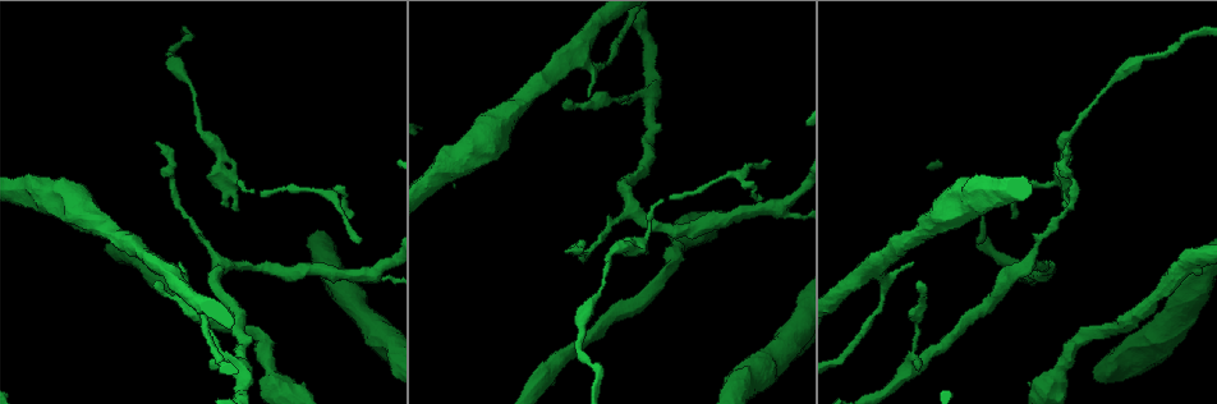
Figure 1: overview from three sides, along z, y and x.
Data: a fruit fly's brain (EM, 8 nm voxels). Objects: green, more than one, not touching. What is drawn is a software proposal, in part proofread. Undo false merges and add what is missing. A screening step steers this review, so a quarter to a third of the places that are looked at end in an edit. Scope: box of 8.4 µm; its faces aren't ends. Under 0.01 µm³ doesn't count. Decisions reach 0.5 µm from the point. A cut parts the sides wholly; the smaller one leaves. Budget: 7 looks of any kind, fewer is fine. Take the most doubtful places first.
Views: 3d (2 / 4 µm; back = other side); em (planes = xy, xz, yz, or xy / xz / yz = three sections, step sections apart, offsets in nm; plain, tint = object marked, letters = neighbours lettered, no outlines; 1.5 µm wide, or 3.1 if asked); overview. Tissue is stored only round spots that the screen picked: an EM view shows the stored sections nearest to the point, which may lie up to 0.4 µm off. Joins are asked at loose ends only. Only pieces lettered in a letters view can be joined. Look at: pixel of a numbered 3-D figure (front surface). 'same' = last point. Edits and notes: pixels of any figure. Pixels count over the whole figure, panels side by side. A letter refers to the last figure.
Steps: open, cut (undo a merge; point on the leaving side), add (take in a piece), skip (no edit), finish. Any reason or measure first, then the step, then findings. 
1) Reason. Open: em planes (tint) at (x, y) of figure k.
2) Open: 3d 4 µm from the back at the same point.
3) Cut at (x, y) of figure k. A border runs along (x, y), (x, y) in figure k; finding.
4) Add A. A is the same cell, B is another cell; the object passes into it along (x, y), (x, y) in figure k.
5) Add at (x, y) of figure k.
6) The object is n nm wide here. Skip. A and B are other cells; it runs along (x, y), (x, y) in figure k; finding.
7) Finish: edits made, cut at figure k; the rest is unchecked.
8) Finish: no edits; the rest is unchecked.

Free end. Open: 3d 4 µm at (156, 142) of figure 1.

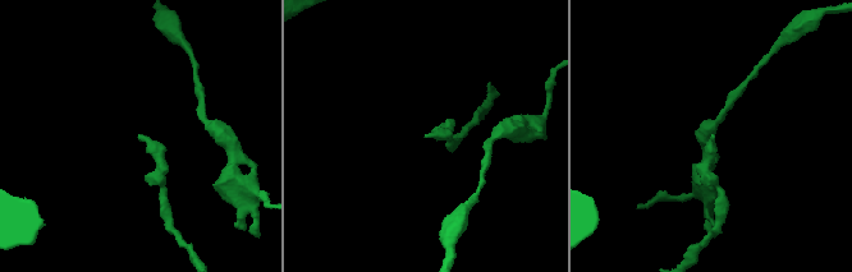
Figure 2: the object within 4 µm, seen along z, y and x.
Shape alone is not enough. Open: em xy step 8 (tint) at (137, 137) of figure 2.

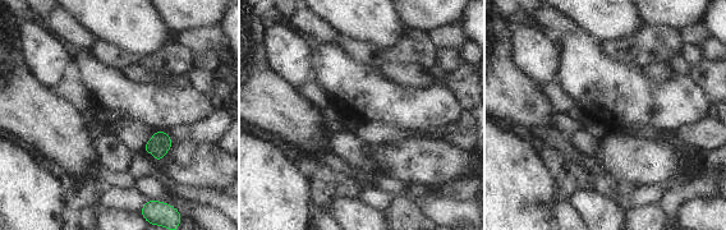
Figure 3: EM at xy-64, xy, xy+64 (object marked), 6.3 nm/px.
Another direction. Open: em planes (letters) at the same point.

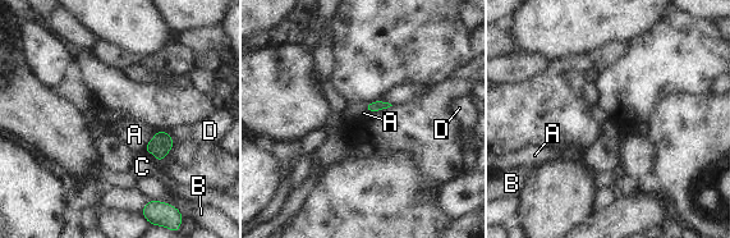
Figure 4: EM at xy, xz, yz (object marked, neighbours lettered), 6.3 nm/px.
Skip. A, B, C and D are other cells; a border runs along (156, 131), (143, 151) in figure 4; no lettered piece goes on from it.

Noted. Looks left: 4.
Free end. Open: em yz step 8 (letters) at (913, 262) of figure 1.

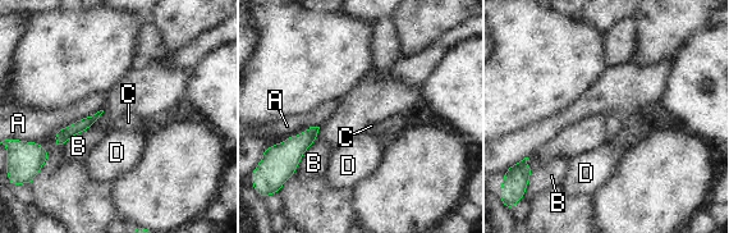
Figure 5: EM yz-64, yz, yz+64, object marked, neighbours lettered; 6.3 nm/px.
The longest contact is with A, 340 nm. Skip. A, B, C and D are other cells; it runs along (92, 119), (72, 129), (59, 142) in figure 5; none of them fits.

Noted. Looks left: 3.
Tapers out. Open: em yz step 4 (letters) at (1014, 216) of figure 1.

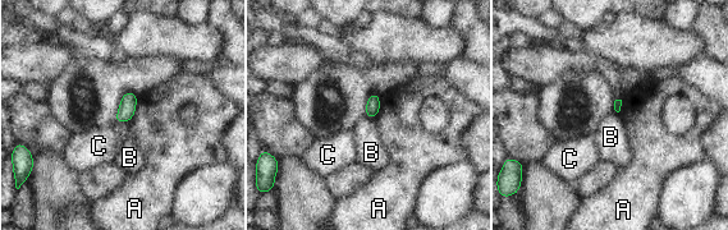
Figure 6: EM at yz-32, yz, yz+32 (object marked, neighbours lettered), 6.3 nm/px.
Skip. A, B and C are other cells; a border runs along (129, 120), (119, 124) in figure 6; none of them fits.

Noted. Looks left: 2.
Finish: no edits; the rest is unchecked.

